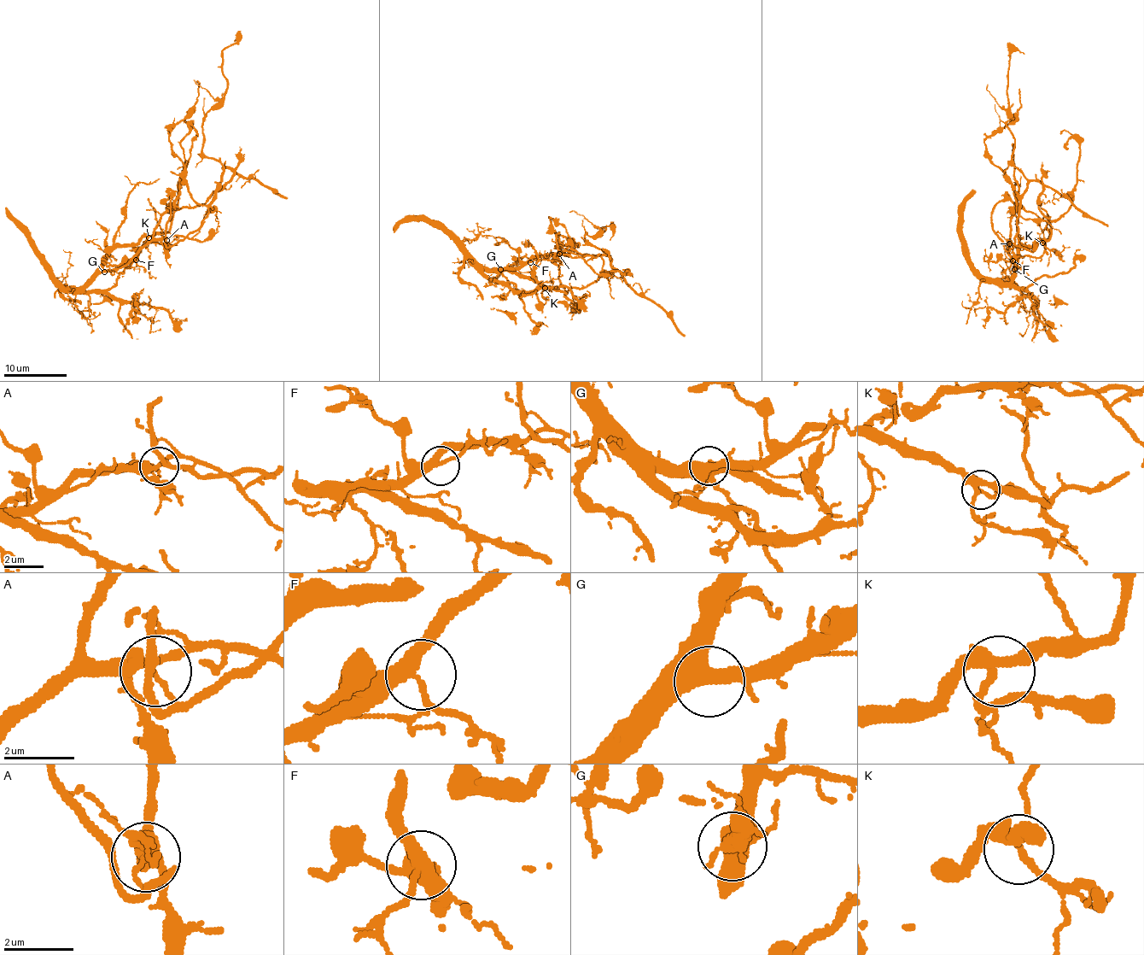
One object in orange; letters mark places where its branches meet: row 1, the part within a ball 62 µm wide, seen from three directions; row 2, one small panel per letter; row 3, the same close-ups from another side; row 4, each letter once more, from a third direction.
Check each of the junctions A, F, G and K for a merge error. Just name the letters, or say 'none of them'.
A

